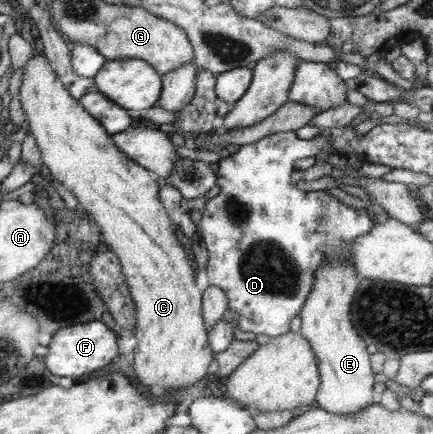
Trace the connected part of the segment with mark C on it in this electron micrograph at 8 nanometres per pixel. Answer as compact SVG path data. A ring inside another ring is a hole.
M34 49L33 56L26 62L23 69L22 87L20 87L18 95L19 102L25 113L25 120L28 121L30 126L29 133L35 137L38 147L40 148L43 161L42 165L46 165L48 171L50 171L50 175L60 181L64 187L68 188L77 197L80 203L79 207L88 210L92 223L98 225L103 235L103 242L118 256L122 264L121 268L124 272L130 295L136 306L135 337L137 338L137 345L134 348L133 363L136 379L138 379L140 385L144 386L144 389L148 390L148 393L152 393L154 396L170 395L170 391L174 391L174 389L182 389L183 387L185 388L189 385L194 385L194 383L198 383L202 377L206 378L208 367L210 367L212 357L214 357L214 351L212 351L211 343L208 343L208 329L204 327L203 297L198 293L196 283L194 283L194 267L192 267L192 261L188 261L188 255L186 255L184 247L180 245L180 241L178 241L178 237L176 237L174 223L172 223L172 219L168 217L168 209L163 205L159 197L161 188L159 182L156 180L151 170L136 161L132 161L123 150L118 148L112 138L113 135L104 129L104 126L99 122L98 118L92 117L92 114L88 113L87 110L83 108L83 104L74 97L74 95L67 90L67 87L63 85L63 82L59 80L58 75L52 69L51 62L48 61L47 55L44 52L38 52Z

